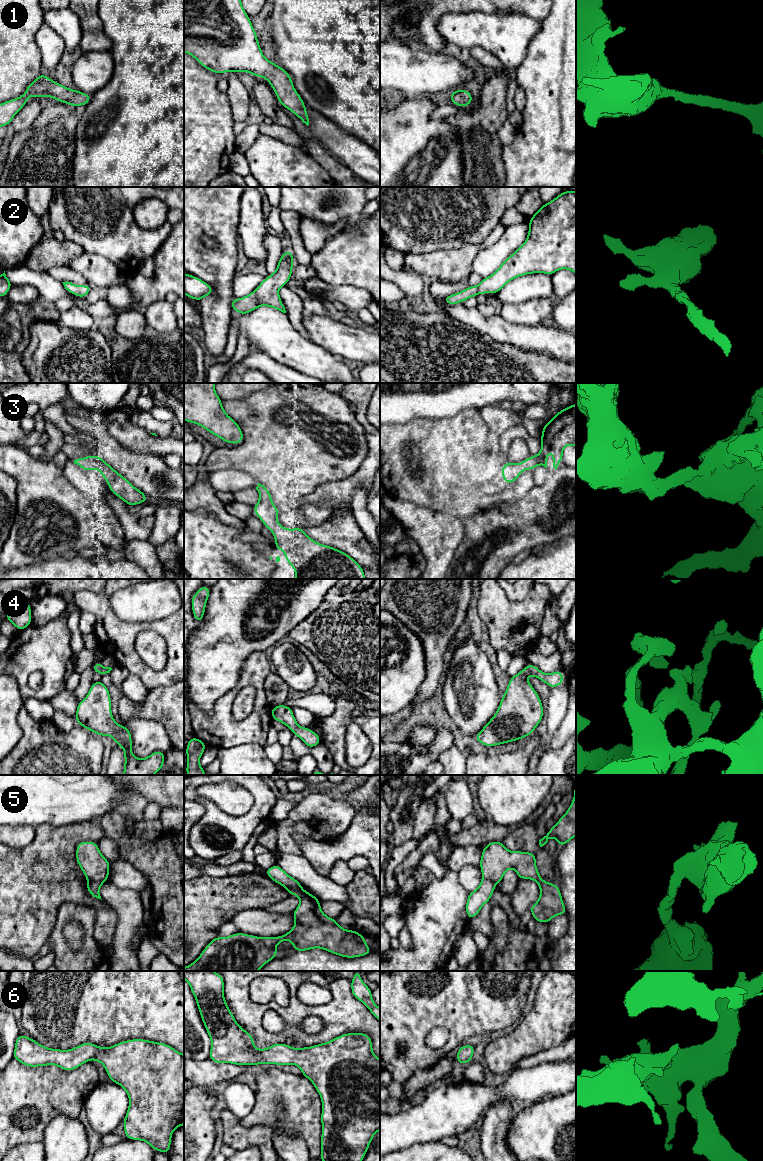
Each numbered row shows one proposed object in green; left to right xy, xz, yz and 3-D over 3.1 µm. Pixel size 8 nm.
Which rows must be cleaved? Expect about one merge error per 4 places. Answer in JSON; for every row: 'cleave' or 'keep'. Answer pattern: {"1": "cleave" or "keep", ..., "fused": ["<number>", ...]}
{"1": "keep", "2": "keep", "3": "keep", "4": "keep", "5": "cleave", "6": "keep", "fused": ["5"]}

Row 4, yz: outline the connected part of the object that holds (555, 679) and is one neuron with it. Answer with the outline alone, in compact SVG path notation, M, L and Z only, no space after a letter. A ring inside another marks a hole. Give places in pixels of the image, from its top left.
M533 664L526 665L521 672L510 677L507 689L502 695L498 710L482 730L473 736L482 745L491 747L512 741L519 741L523 737L533 734L535 728L541 723L544 709L538 693L527 680L528 674L537 677L551 689L561 686L564 680L561 669L550 674L545 674Z

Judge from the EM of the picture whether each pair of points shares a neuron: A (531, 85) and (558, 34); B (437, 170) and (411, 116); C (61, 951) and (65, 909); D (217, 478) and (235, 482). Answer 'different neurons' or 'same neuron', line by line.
A: same neuron
B: same neuron
C: same neuron
D: same neuron

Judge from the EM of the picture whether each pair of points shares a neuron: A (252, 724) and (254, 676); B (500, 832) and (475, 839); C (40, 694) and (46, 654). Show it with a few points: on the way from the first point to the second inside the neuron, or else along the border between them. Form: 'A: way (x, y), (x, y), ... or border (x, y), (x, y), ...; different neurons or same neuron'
A: way (260, 712), (260, 688); same neuron
B: way (494, 832), (481, 833); same neuron
C: way (48, 684), (48, 664); same neuron

